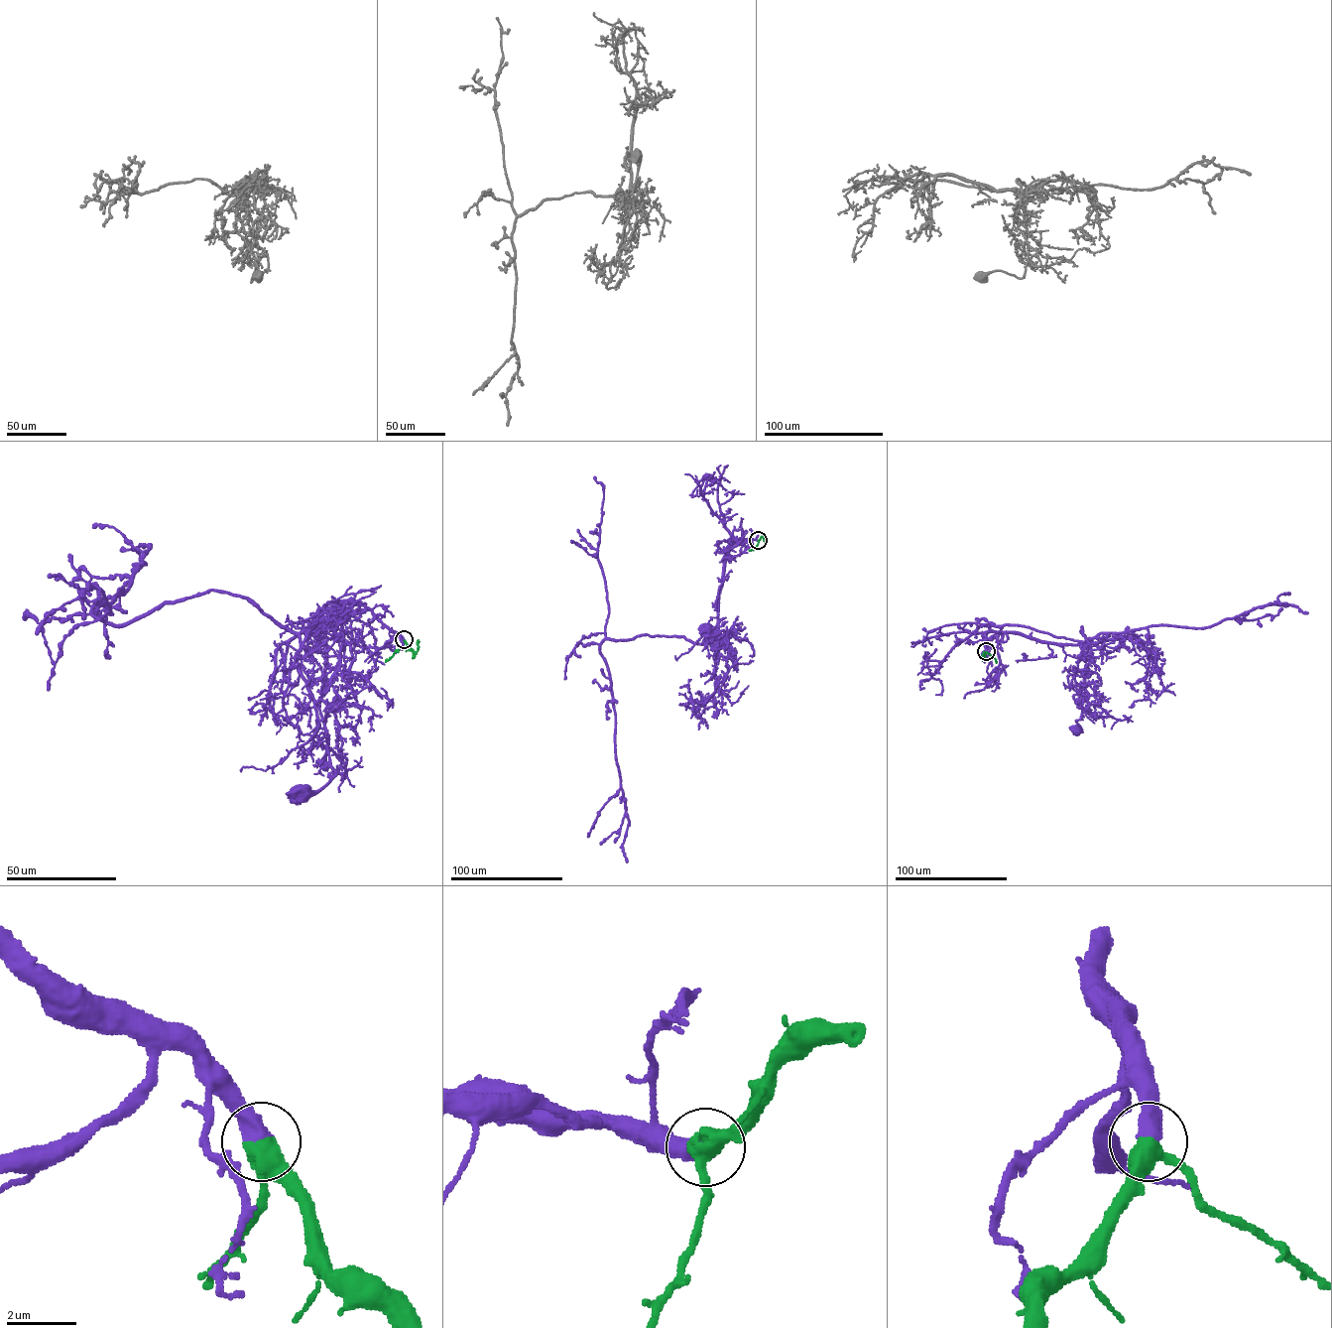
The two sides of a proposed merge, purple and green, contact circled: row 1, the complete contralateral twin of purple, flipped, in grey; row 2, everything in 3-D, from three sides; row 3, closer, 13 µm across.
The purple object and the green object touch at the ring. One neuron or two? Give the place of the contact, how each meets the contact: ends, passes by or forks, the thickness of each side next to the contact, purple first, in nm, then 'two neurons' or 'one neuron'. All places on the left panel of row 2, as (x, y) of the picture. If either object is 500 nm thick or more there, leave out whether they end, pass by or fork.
place (404, 639); calibres 550 and 440 nm; one neuron

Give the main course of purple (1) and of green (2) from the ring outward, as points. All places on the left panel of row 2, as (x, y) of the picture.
1: (404, 639), (352, 601), (301, 631), (298, 671), (335, 774), (300, 792)
2: (404, 639), (401, 647), (385, 662)

